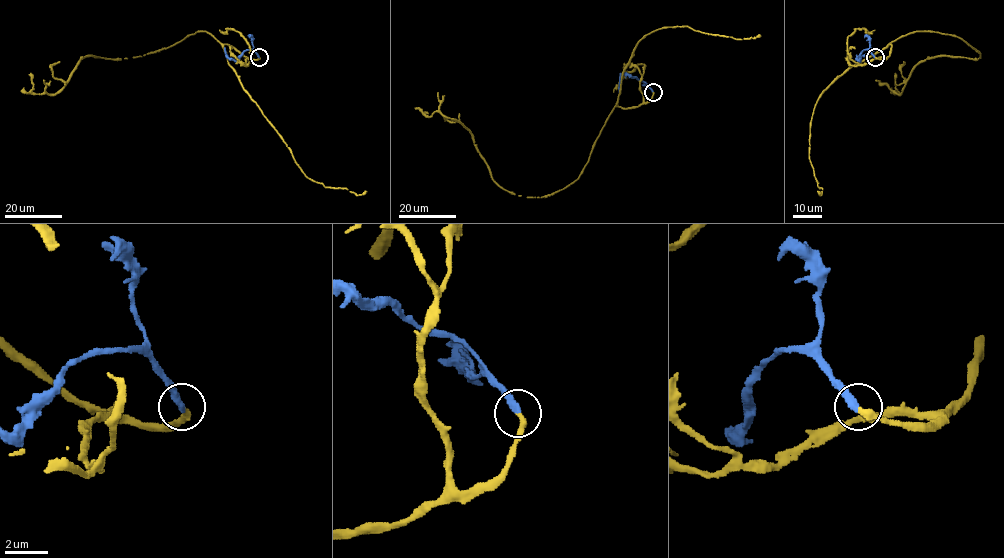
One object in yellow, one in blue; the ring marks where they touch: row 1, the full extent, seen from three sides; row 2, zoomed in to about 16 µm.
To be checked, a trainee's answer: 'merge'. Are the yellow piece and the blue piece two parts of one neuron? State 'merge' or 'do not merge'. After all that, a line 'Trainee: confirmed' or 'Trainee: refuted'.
merge
Trainee: confirmed

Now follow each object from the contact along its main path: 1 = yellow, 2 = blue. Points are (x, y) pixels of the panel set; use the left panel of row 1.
1: (258, 57), (246, 57), (206, 31), (197, 31), (133, 58), (81, 58), (53, 94), (34, 94), (30, 73)
2: (258, 57), (253, 50), (246, 49), (236, 61), (226, 56), (225, 49)

